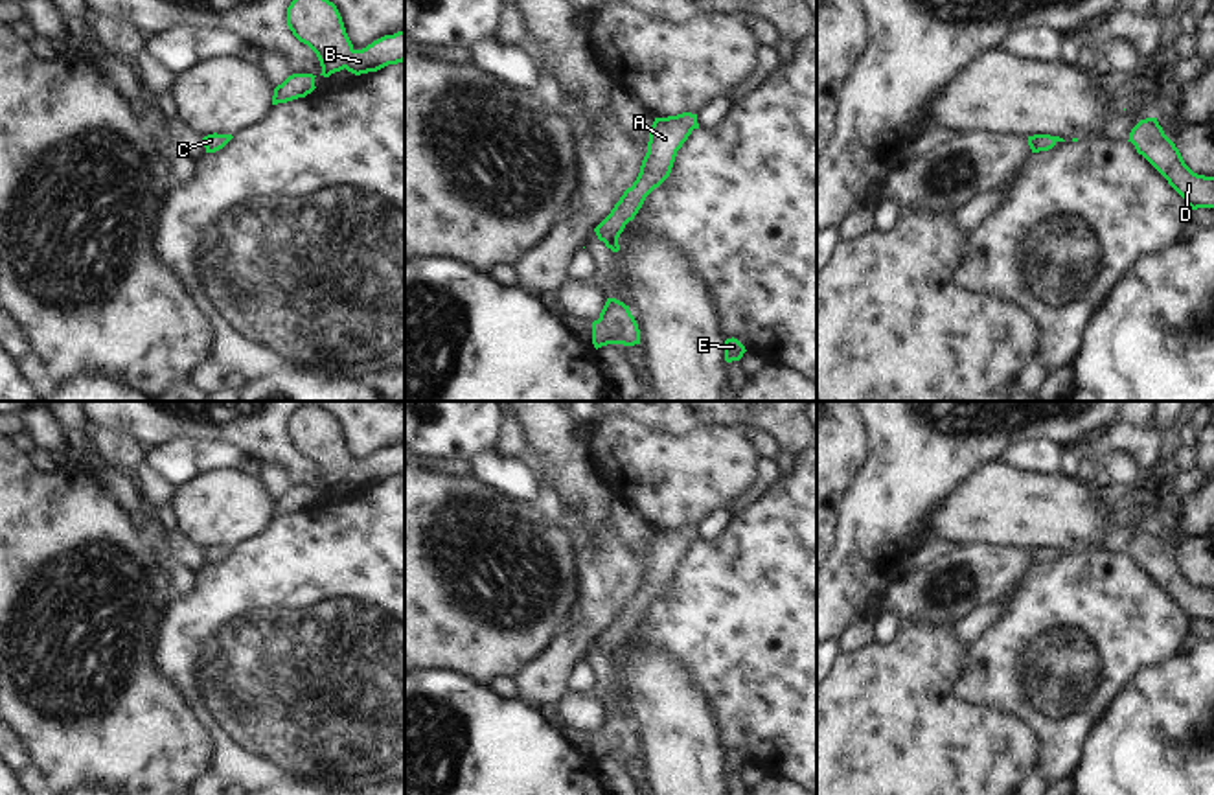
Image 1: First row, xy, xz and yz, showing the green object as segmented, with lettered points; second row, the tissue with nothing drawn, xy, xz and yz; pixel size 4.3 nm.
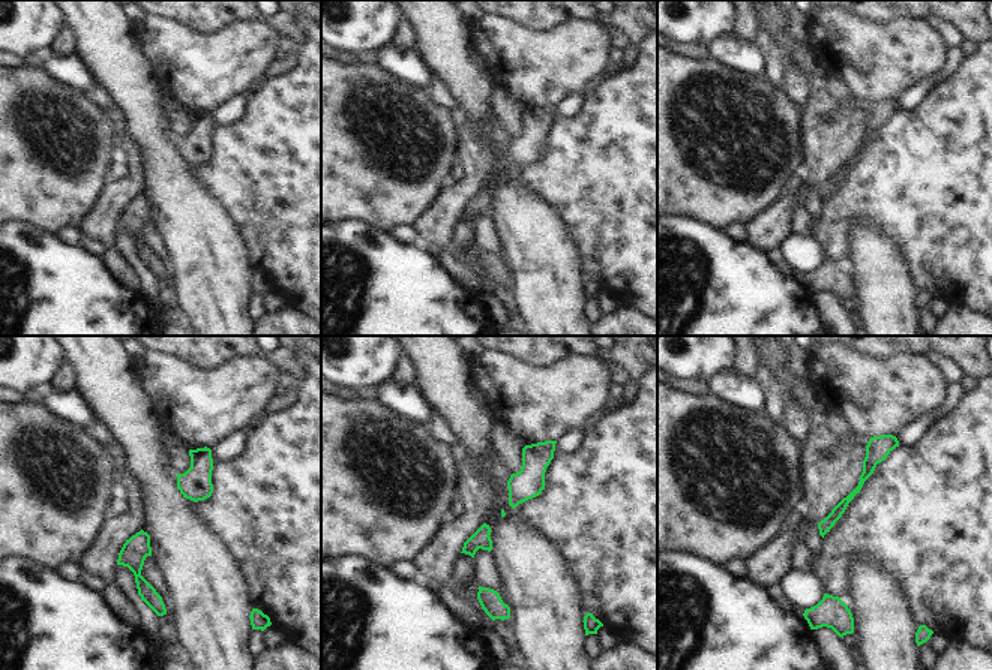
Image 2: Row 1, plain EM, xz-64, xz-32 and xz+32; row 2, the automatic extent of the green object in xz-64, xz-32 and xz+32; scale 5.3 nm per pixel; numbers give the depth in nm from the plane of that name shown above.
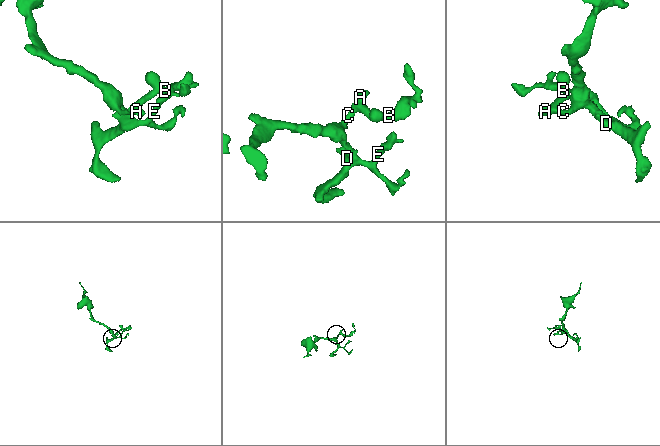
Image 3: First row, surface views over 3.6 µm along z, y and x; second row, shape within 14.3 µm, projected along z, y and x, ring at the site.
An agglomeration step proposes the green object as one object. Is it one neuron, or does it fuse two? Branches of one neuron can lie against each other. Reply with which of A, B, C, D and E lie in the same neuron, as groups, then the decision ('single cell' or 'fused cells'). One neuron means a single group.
A B C D E; single cell

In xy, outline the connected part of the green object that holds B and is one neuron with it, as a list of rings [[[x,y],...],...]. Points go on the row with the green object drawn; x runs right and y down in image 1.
[[[292,0],[287,7],[287,26],[316,53],[324,77],[344,68],[361,75],[405,61],[405,31],[355,50],[337,6],[329,0]]]

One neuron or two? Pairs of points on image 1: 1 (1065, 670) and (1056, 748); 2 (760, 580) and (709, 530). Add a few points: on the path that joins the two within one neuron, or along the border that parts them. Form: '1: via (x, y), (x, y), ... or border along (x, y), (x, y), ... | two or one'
1: via (1062, 689), (1062, 729) | one
2: border along (732, 516), (712, 540), (699, 541) | two

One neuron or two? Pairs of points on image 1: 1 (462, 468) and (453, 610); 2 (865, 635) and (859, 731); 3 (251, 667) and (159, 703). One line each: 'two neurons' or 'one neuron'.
1: two neurons
2: two neurons
3: two neurons

